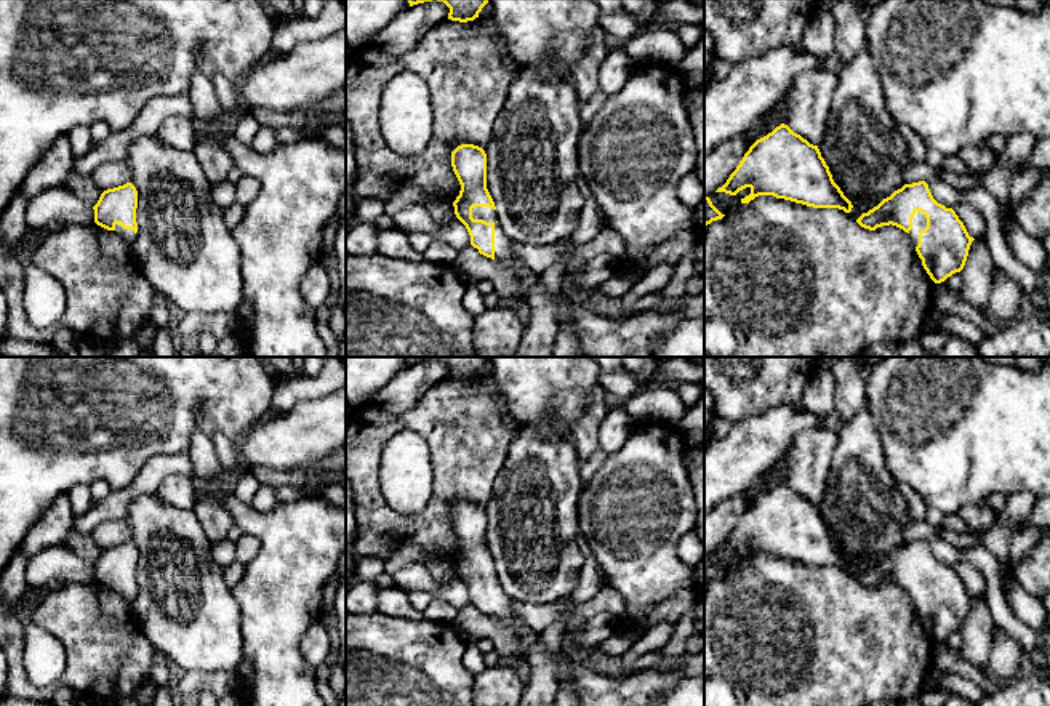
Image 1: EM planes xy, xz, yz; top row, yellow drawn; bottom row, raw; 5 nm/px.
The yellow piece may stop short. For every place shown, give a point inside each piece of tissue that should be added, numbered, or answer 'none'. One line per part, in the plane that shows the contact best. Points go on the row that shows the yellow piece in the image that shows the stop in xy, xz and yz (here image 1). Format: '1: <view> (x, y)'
1: xz (503, 247)

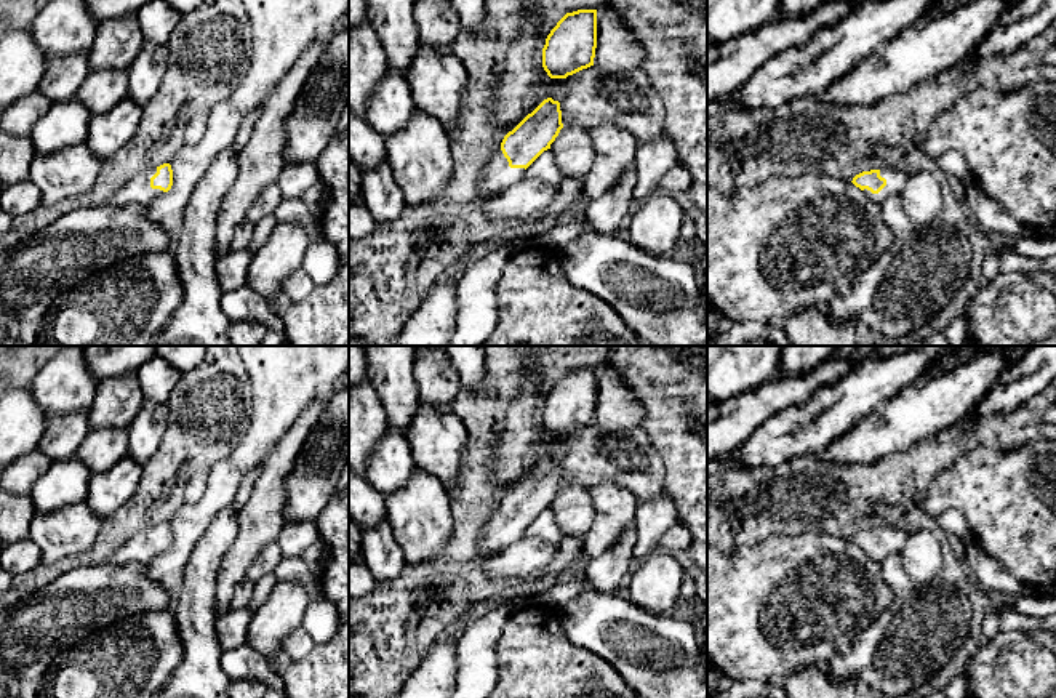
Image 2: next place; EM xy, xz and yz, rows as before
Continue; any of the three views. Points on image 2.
none

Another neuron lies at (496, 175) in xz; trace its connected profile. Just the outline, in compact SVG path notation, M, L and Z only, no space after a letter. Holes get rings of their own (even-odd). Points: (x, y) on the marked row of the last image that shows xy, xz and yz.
M501 147L491 157L485 170L482 171L477 189L483 194L494 194L499 189L510 187L523 179L525 168L510 168Z

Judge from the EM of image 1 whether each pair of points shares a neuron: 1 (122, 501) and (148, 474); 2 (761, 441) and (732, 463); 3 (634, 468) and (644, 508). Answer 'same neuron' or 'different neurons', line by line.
1: same neuron
2: same neuron
3: same neuron

